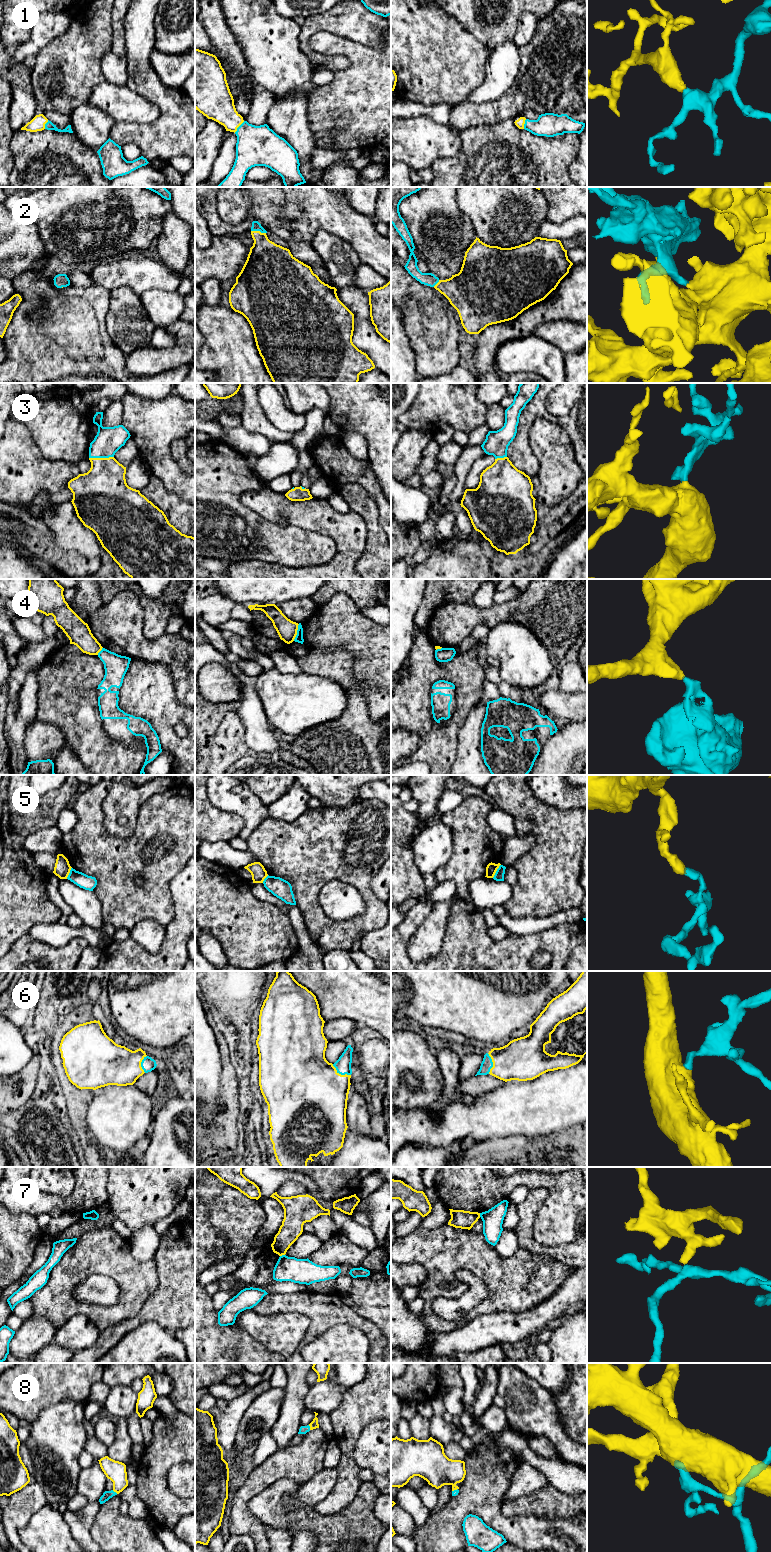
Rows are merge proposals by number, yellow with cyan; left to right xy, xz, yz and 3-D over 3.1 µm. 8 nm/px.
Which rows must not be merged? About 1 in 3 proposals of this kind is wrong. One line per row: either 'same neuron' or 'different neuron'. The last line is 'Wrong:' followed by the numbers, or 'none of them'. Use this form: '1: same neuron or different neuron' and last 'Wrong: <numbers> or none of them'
1: same neuron
2: same neuron
3: same neuron
4: different neuron
5: different neuron
6: same neuron
7: different neuron
8: same neuron
Wrong: 4, 5, 7

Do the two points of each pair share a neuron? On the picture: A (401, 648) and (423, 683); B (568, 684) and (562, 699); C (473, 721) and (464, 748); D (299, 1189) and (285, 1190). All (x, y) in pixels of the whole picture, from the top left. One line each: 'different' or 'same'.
A: different
B: different
C: same
D: same

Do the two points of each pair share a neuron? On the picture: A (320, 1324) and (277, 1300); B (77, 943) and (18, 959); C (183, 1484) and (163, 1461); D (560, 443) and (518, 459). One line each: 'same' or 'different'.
A: same
B: same
C: different
D: different

